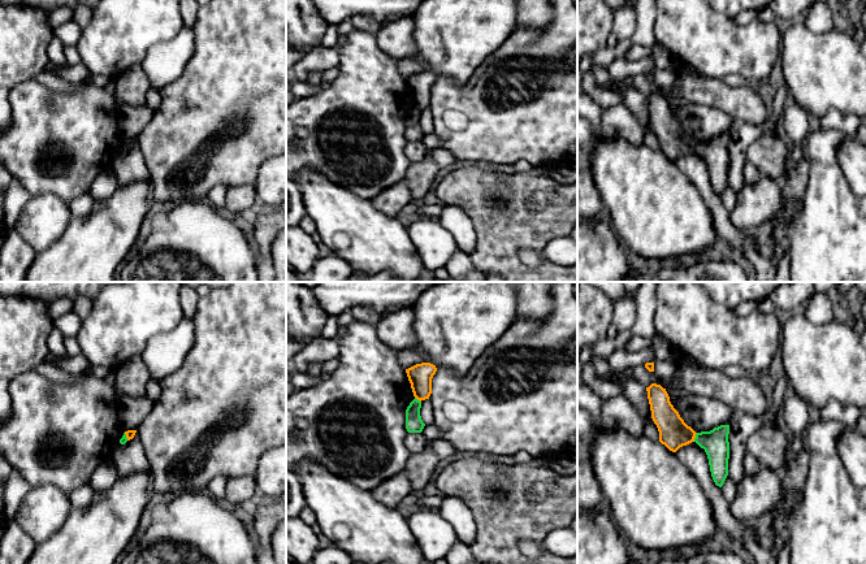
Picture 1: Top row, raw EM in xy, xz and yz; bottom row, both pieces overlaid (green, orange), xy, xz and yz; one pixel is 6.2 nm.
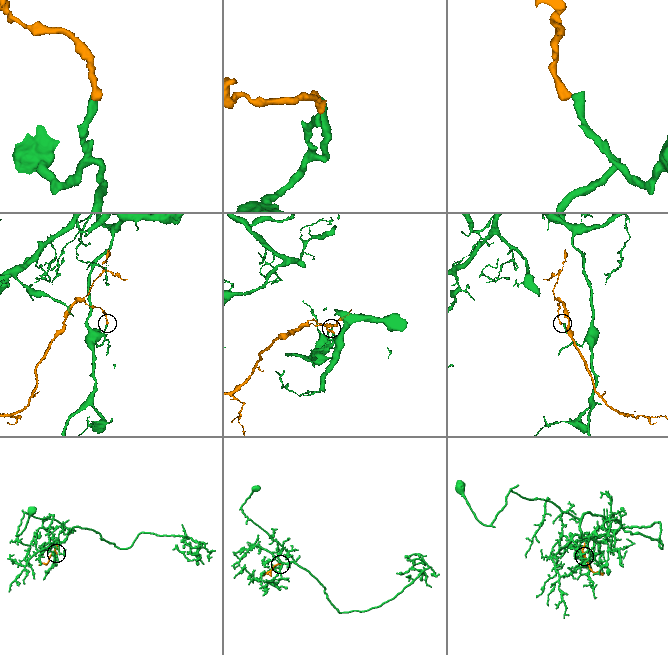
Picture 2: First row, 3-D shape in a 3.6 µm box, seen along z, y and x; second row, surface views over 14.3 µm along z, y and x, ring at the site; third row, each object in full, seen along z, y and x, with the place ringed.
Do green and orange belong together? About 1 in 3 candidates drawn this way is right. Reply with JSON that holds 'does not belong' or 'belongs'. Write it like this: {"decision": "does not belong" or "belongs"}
{"decision": "does not belong"}

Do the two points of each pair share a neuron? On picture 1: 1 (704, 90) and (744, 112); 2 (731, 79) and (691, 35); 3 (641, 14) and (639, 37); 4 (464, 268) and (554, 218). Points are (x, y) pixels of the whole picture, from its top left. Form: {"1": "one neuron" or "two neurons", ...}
{"1": "one neuron", "2": "two neurons", "3": "one neuron", "4": "two neurons"}

